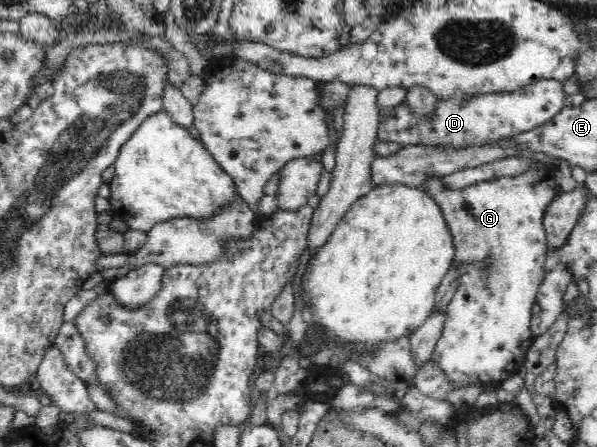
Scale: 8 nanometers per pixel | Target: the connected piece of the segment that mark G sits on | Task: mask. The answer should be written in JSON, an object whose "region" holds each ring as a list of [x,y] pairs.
{"region":[[[541,163],[527,172],[478,181],[462,187],[462,190],[446,190],[441,177],[430,179],[424,187],[442,209],[444,220],[454,237],[455,260],[461,271],[452,301],[444,310],[446,321],[442,336],[431,355],[434,364],[446,372],[455,386],[479,381],[489,388],[500,386],[502,381],[510,379],[524,366],[526,352],[533,343],[532,307],[536,304],[543,282],[549,248],[543,227],[544,213],[557,195],[558,186],[554,177],[558,171],[555,165]]]}

